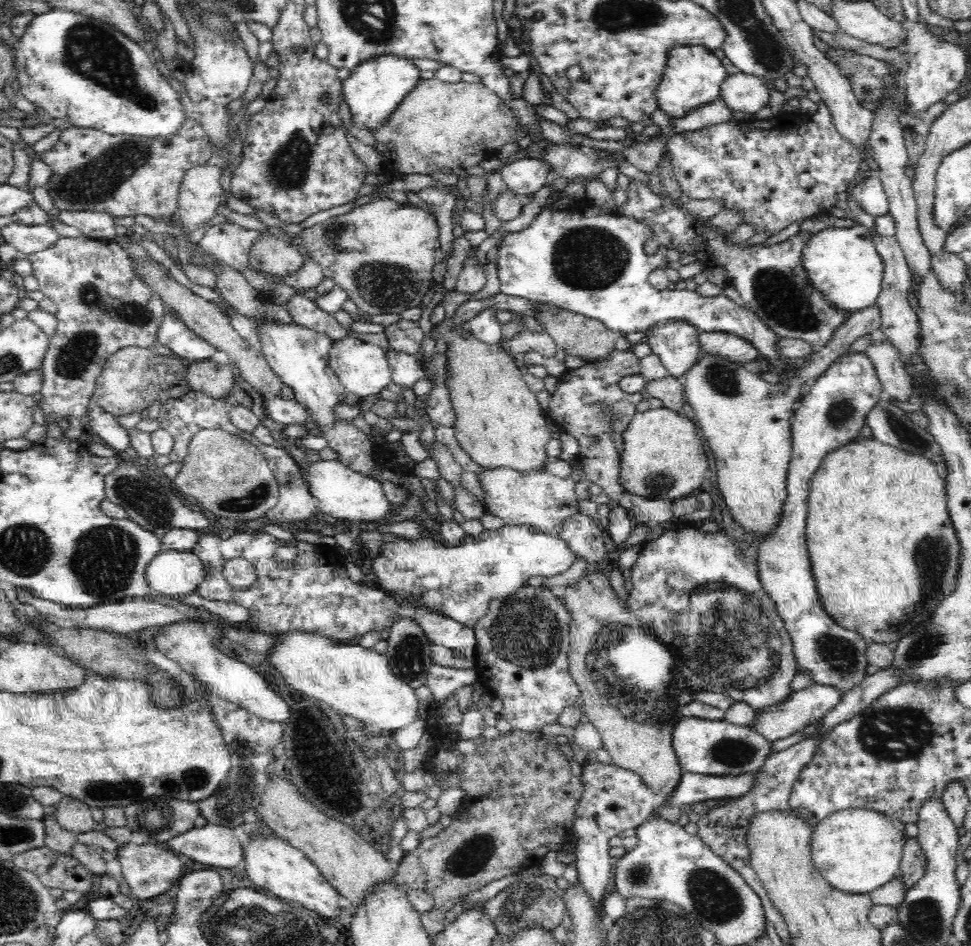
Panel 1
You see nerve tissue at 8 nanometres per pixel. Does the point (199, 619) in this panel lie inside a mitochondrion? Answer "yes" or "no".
no

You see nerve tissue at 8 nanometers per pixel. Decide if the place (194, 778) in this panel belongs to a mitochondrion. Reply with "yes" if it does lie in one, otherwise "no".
yes

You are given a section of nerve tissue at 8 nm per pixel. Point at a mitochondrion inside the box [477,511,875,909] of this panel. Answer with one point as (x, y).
(734, 641)

